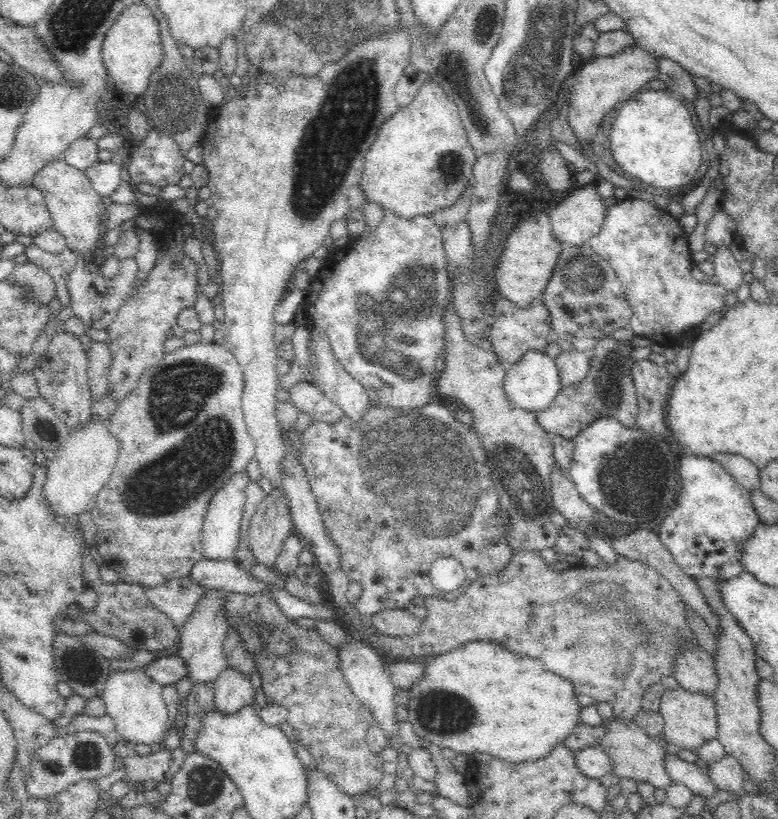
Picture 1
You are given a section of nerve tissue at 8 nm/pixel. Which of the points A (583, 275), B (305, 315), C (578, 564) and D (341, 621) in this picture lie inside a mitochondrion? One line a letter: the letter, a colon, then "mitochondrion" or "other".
A: mitochondrion
B: other
C: other
D: other

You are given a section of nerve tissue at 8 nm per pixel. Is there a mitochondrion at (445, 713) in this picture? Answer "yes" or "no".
yes

